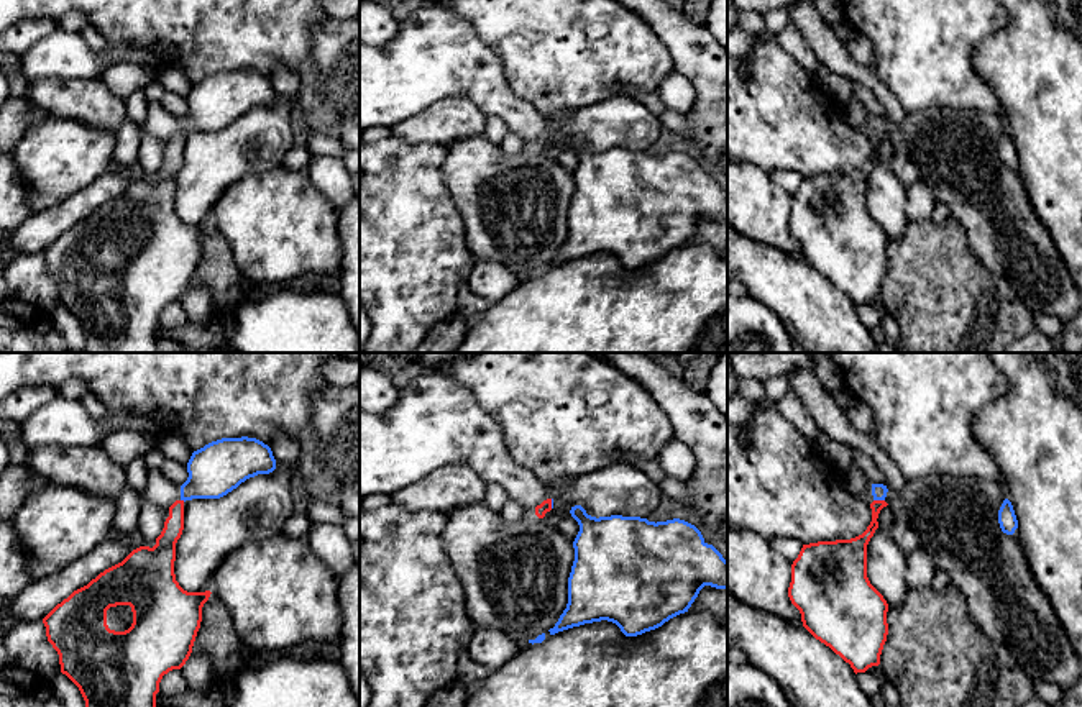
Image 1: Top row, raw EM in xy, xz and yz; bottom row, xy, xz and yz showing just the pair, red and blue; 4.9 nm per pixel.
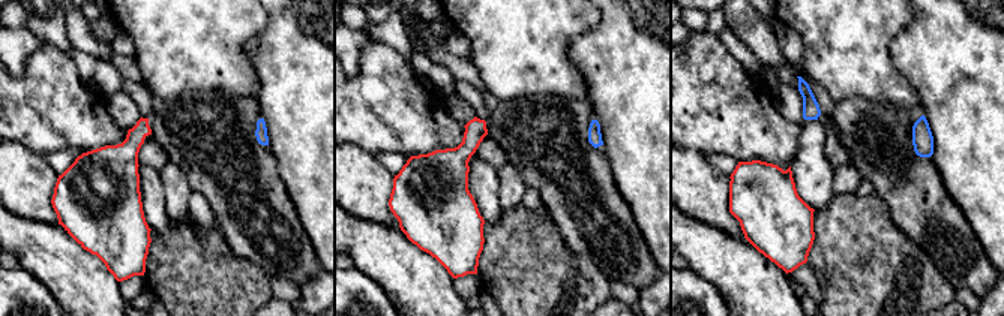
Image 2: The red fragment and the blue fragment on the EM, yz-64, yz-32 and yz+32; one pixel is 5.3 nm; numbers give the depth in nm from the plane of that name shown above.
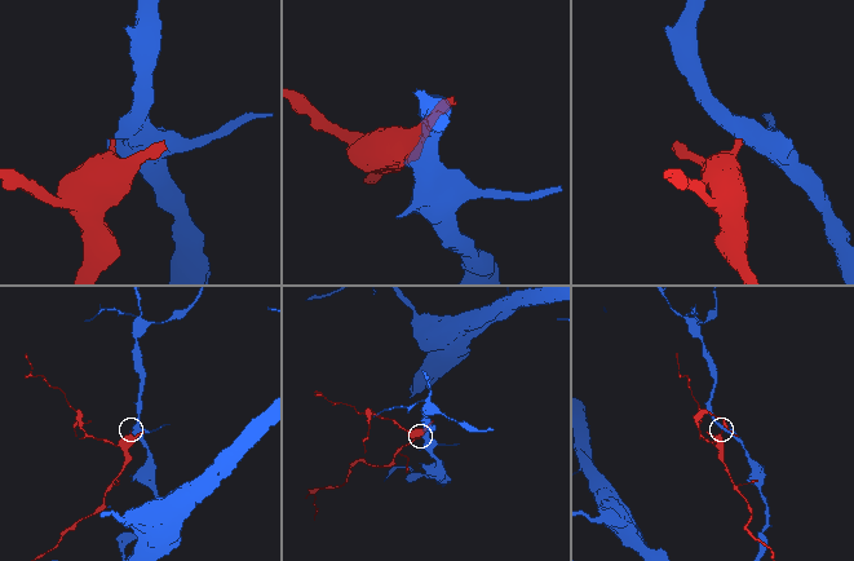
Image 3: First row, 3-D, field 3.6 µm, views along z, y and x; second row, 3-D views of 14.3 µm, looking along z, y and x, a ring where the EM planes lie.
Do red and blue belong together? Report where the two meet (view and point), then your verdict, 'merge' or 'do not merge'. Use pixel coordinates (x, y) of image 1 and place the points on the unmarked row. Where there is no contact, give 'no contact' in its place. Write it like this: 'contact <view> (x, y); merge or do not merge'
contact yz (879, 133); do not merge

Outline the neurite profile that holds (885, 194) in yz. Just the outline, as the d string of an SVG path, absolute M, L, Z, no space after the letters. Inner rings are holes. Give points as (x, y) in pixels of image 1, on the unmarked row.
M890 138L878 146L878 161L867 177L867 210L888 238L898 239L906 226L906 187L890 169L895 144Z

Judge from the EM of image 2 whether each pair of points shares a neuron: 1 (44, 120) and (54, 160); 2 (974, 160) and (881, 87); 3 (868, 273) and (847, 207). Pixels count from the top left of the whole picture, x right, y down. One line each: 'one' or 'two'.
1: two
2: two
3: one

